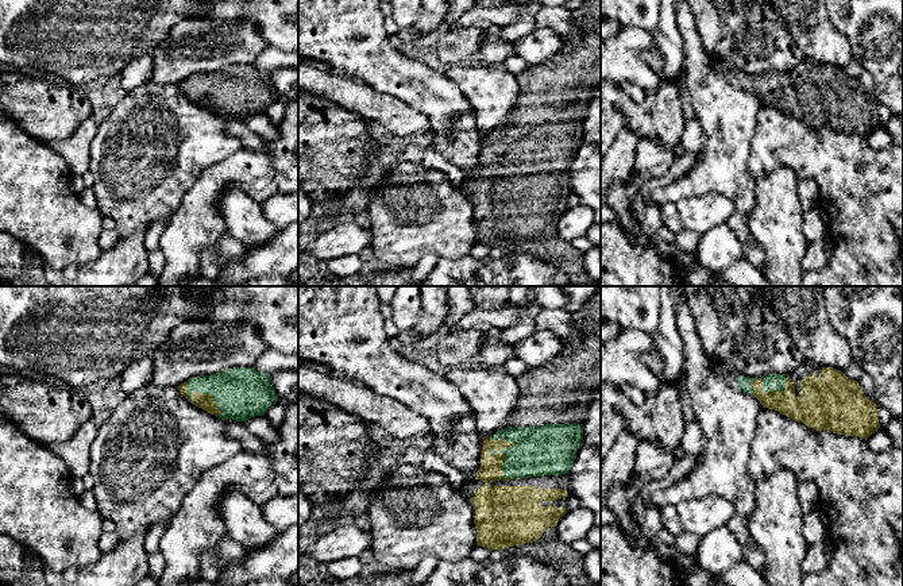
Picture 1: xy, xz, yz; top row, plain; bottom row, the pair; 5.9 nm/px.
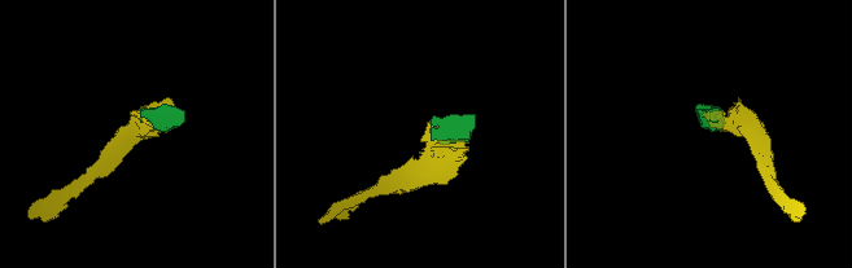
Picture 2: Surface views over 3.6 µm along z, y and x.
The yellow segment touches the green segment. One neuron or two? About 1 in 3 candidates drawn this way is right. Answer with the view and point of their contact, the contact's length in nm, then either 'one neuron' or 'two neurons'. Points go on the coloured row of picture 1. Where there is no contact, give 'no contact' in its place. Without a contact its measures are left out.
xz (502, 448) | 280 nm | one neuron

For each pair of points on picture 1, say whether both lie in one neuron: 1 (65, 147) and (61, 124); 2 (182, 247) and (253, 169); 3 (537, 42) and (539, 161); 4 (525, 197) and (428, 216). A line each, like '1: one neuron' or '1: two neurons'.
1: two neurons
2: one neuron
3: two neurons
4: two neurons

